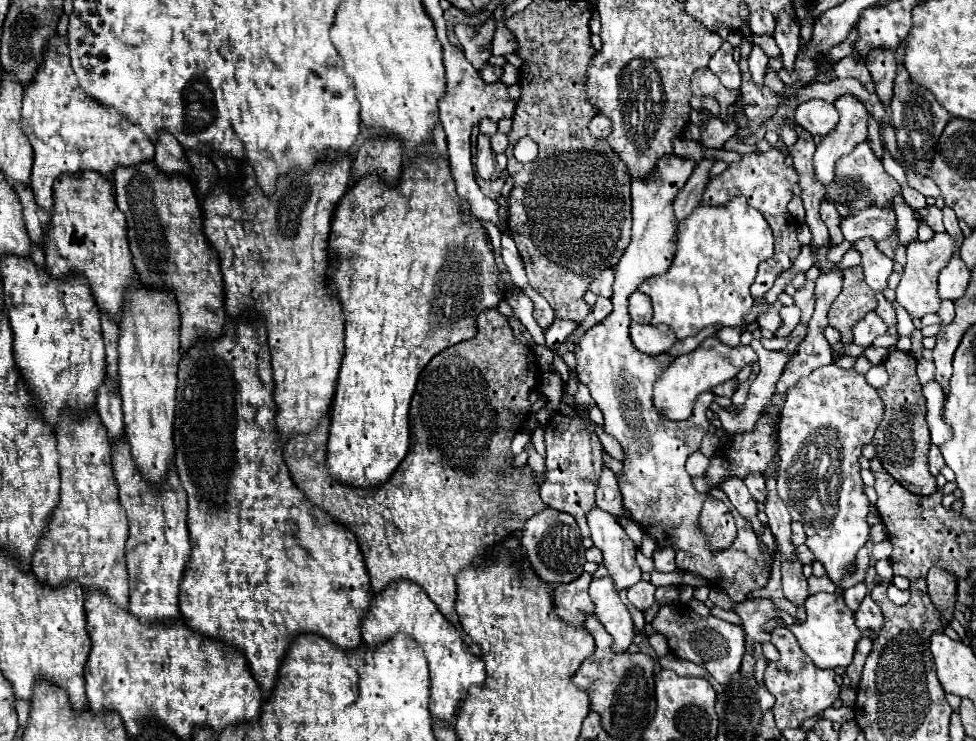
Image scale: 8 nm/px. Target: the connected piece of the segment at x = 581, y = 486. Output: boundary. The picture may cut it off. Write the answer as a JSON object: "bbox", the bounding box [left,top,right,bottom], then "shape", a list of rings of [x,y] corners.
{"bbox":[540,414,602,536],"shape":[[[554,414],[546,426],[546,480],[540,486],[542,502],[554,510],[568,512],[576,518],[582,536],[590,536],[586,524],[586,510],[594,506],[594,492],[602,472],[602,444],[594,428],[580,416],[568,418],[564,414]]]}

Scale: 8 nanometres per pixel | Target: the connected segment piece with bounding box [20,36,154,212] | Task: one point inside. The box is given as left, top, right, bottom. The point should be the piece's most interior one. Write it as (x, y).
(70, 133)

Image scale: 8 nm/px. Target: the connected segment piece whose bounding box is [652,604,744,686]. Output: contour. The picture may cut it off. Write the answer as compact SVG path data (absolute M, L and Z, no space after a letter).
M668 604L660 606L656 612L652 626L656 632L666 636L670 650L688 662L694 662L698 666L704 666L712 678L720 684L728 684L730 676L740 670L742 654L744 654L744 630L742 626L730 624L726 620L720 620L716 616L698 616L690 606L686 604Z

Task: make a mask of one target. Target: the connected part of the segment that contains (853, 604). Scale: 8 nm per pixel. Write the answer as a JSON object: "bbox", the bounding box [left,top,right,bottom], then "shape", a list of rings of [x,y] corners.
{"bbox":[842,582,868,610],"shape":[[[860,582],[860,584],[854,584],[852,588],[846,588],[844,592],[842,592],[842,596],[844,596],[844,602],[846,602],[846,606],[850,608],[850,610],[858,610],[858,606],[860,606],[860,602],[862,602],[862,598],[868,594],[868,590],[866,590],[866,584],[864,582]]]}

